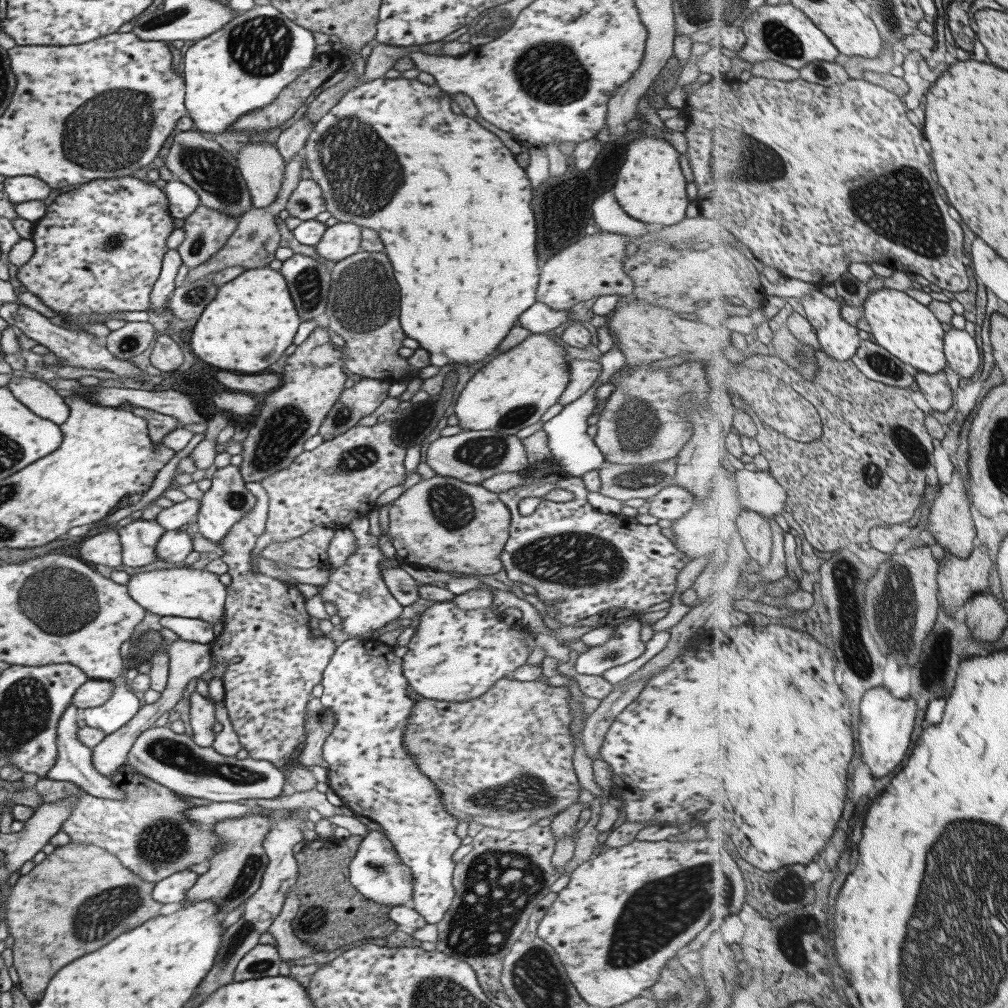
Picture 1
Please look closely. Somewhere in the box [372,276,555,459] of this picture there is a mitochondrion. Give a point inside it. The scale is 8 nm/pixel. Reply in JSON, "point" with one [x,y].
{"point":[516,416]}

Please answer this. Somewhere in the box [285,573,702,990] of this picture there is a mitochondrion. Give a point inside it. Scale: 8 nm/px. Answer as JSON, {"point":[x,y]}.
{"point":[499,886]}

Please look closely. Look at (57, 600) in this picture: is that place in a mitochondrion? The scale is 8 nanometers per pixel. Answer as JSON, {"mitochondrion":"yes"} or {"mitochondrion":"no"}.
{"mitochondrion":"yes"}

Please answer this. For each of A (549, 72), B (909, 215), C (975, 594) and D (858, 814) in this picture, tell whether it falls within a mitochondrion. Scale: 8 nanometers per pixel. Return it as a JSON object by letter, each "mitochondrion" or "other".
{"A":"mitochondrion","B":"mitochondrion","C":"other","D":"other"}

